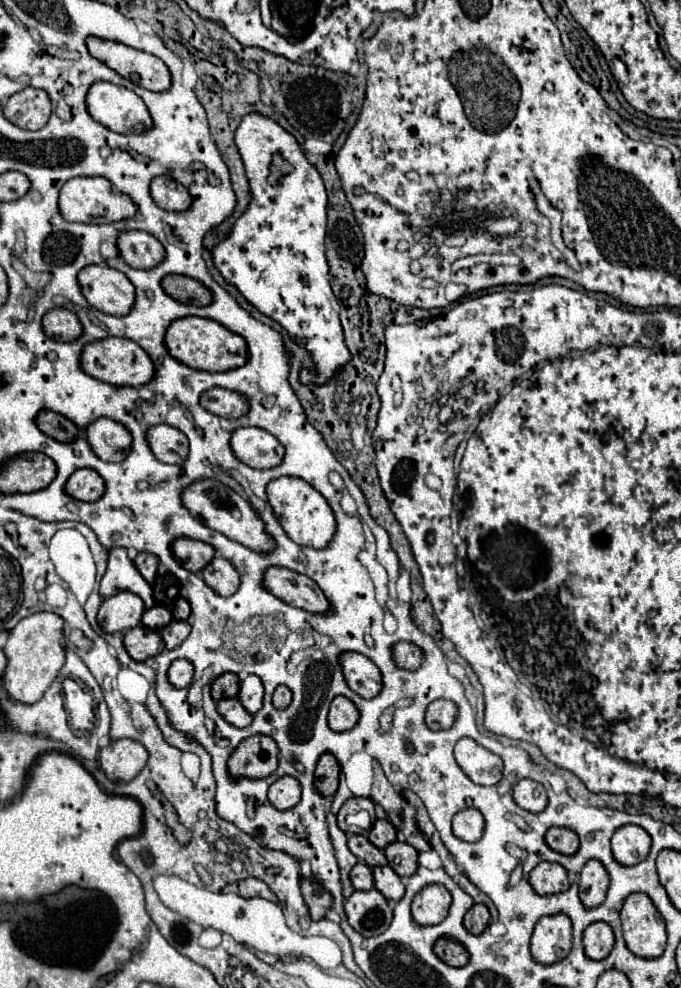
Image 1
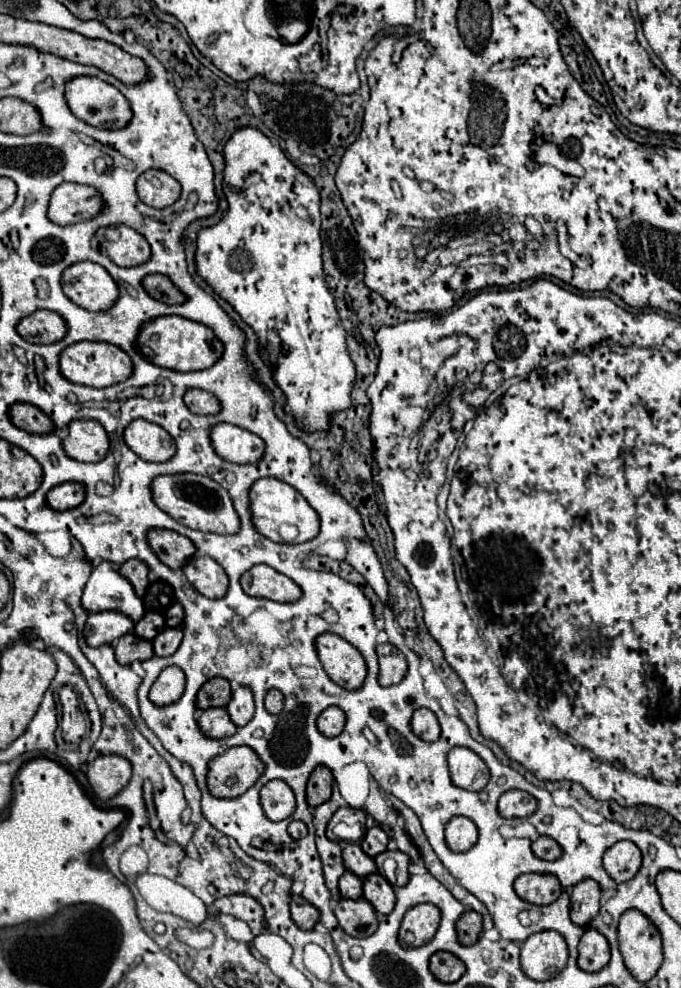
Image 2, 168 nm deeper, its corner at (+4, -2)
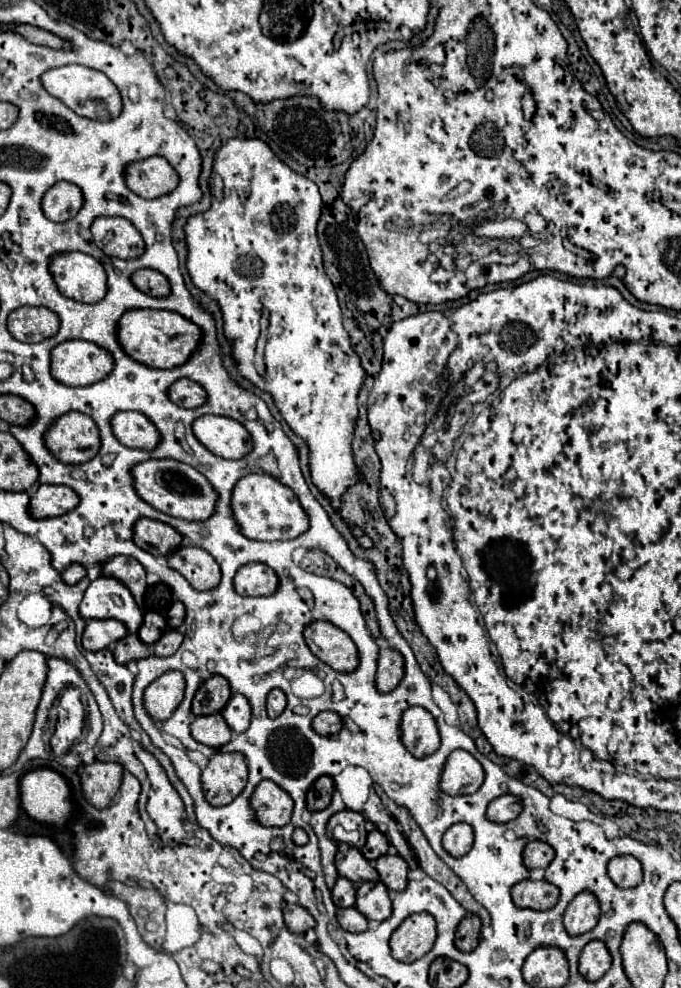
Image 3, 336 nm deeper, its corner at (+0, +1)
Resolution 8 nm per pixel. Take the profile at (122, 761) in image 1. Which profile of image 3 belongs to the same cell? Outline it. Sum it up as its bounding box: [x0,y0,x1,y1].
[81,761,123,809]

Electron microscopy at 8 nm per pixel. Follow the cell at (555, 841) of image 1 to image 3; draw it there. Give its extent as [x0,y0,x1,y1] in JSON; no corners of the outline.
[523,841,555,869]

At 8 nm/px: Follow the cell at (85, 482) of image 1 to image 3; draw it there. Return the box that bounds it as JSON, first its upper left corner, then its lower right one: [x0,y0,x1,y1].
[29,485,79,519]

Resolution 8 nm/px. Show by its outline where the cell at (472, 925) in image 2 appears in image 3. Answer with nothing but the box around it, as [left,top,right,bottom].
[455,915,481,951]

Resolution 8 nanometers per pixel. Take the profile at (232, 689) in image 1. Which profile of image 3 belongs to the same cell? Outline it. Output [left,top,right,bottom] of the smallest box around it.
[193,675,231,715]

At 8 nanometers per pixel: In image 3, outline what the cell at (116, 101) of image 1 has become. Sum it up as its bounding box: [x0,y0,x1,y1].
[41,65,123,121]

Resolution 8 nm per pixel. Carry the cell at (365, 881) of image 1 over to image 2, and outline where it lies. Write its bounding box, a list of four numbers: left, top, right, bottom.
[339,872,363,900]

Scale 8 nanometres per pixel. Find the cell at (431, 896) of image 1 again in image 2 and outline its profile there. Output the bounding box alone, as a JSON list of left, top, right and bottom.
[399,904,441,946]

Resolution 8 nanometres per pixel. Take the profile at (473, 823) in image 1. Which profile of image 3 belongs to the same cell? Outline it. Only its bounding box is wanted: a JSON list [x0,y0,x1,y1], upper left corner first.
[443,823,475,857]

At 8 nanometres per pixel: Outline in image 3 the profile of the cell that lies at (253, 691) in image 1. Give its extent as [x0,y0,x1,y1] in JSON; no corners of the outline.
[221,693,251,733]

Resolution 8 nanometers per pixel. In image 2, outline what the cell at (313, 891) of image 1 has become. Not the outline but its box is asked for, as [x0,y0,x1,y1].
[291,896,319,930]

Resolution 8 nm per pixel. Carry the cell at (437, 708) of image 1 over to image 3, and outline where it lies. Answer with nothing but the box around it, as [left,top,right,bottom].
[401,707,439,755]

